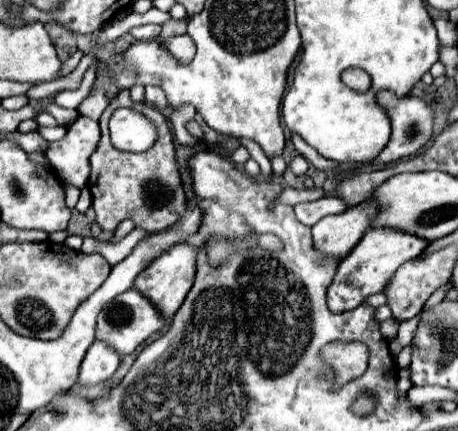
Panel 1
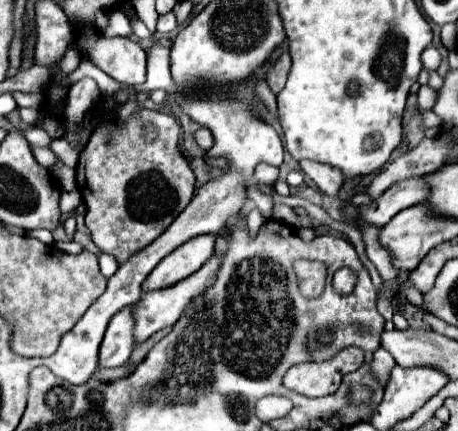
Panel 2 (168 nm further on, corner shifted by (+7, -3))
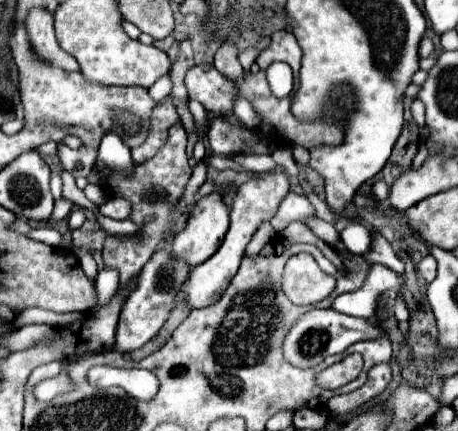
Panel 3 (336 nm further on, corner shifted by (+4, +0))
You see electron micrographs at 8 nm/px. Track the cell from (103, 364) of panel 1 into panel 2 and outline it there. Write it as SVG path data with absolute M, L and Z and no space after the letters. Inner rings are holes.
M131 306L121 308L111 318L105 338L103 338L103 344L101 344L101 354L99 354L101 368L115 368L129 360L129 356L135 348L133 328L135 328L135 320L133 320Z

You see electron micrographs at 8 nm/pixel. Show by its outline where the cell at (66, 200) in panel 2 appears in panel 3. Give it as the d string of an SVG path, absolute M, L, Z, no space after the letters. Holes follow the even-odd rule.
M64 197L56 199L56 207L54 207L54 213L52 213L52 221L66 219L72 209L74 209L74 203L70 199L64 199Z

